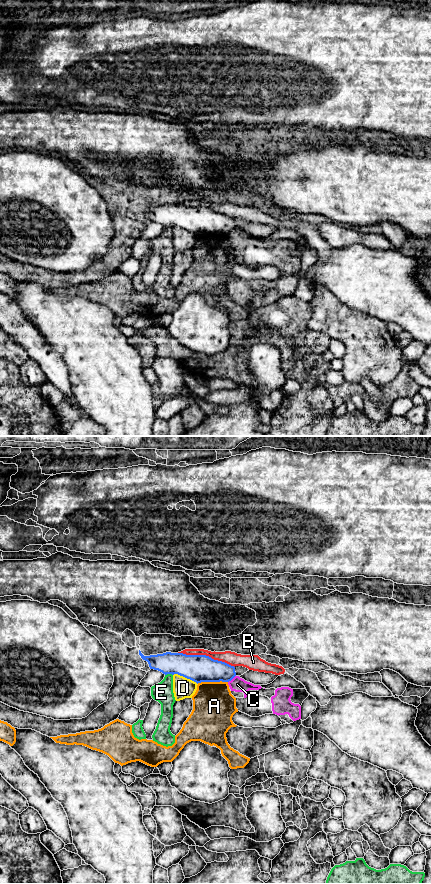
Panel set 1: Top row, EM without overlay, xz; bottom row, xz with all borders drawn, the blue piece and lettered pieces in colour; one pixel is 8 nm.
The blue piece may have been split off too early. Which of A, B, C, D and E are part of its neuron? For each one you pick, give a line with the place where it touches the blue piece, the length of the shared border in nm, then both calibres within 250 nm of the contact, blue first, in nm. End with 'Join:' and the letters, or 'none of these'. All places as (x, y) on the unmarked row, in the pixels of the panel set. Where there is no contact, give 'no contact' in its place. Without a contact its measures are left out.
Join: none of these

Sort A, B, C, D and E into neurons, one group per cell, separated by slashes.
A / B / C / D / E

